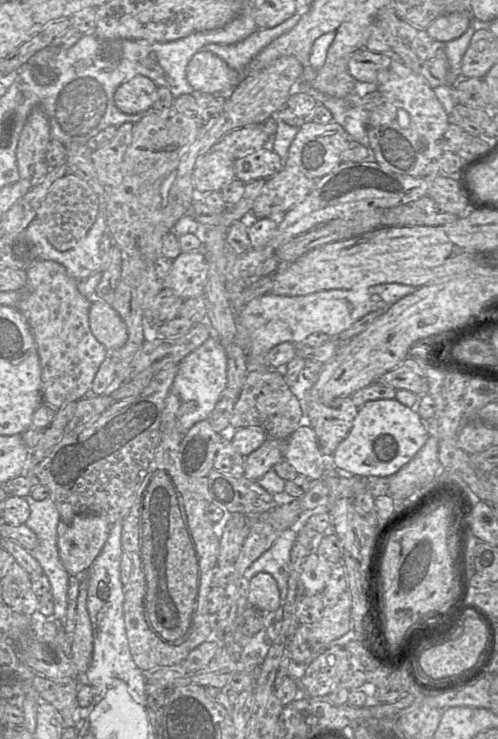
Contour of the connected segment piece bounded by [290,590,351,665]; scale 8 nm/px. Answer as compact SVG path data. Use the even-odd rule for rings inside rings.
M346 590L341 593L336 603L333 606L327 606L323 609L321 613L321 618L312 624L300 624L297 628L293 639L290 643L290 659L301 665L309 665L316 657L318 657L322 652L324 652L328 647L335 646L329 645L333 640L340 638L341 636L348 633L351 629L351 597Z

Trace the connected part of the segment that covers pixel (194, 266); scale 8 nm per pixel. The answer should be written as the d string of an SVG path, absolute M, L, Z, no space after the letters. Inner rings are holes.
M204 250L184 252L173 261L163 286L187 300L204 295L207 277L208 262Z

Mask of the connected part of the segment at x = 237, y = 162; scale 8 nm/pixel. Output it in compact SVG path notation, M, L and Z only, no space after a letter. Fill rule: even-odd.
M270 146L234 160L236 178L244 183L269 179L284 167L280 156Z

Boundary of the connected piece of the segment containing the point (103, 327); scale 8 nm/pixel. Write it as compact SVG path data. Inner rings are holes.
M95 298L91 301L89 325L95 338L108 350L122 347L128 339L127 327L107 302Z

